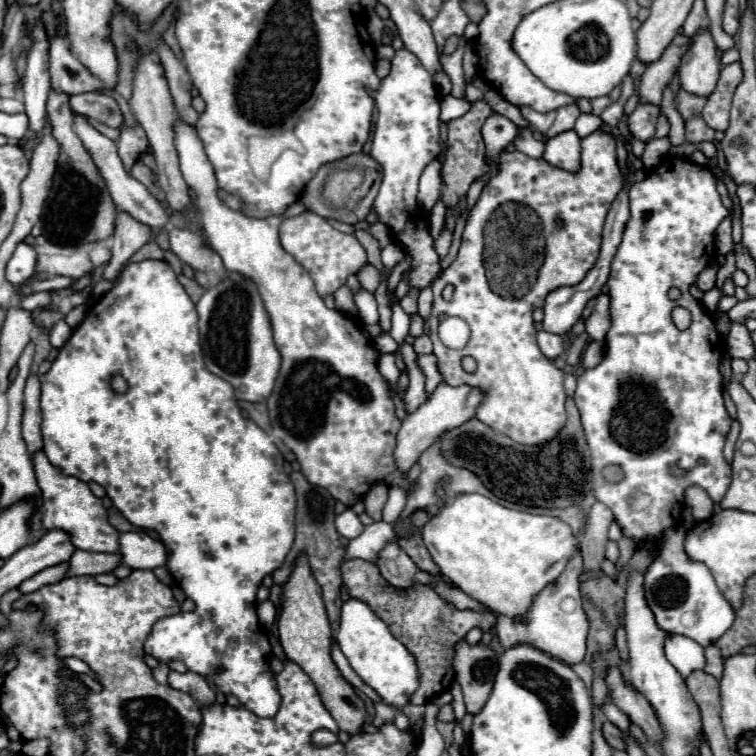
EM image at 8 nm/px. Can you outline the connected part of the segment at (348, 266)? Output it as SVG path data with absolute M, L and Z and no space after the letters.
M304 211L298 217L284 219L280 225L280 243L284 251L288 251L310 273L320 297L338 291L346 283L346 277L350 273L356 273L366 263L366 251L354 235L334 229L324 217L312 211Z

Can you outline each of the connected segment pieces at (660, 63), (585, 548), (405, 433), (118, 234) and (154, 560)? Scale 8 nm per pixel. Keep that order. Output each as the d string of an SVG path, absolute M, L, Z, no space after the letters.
M676 35L676 39L664 51L664 55L656 63L650 63L646 67L646 71L642 75L642 83L640 83L640 97L644 101L654 103L654 105L660 105L662 93L672 83L674 73L678 71L680 59L682 59L684 51L690 47L690 43L692 43L690 37Z
M596 501L588 513L588 529L580 541L584 573L602 571L602 561L606 559L606 543L608 543L608 527L614 523L612 511Z
M440 383L436 391L432 391L432 395L426 399L426 403L422 403L414 413L410 413L402 421L402 427L396 437L396 449L394 449L396 469L402 475L406 475L412 469L412 465L418 461L422 451L426 451L438 439L438 435L442 435L452 427L460 427L460 423L466 423L468 419L472 419L474 409L478 407L480 401L482 401L482 393L474 387L468 387L468 385L450 387L446 383Z
M118 213L116 217L116 229L114 229L114 245L112 245L112 259L108 261L108 265L104 267L102 279L106 281L114 281L122 267L130 261L130 257L152 239L152 233L146 225L138 223L136 219L132 219L126 213Z
M144 531L120 535L120 563L130 569L154 569L166 563L166 549L162 541L154 541Z

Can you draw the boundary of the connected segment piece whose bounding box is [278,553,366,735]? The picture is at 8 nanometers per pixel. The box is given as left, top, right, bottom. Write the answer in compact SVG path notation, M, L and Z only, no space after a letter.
M300 553L296 557L294 569L282 587L280 607L282 607L282 611L278 615L278 633L280 633L278 637L280 637L280 645L284 647L284 653L288 655L290 661L298 663L302 667L302 671L320 689L322 703L330 711L330 715L334 717L338 727L350 735L360 733L360 727L362 727L364 717L366 717L366 713L364 713L366 709L364 709L362 699L356 697L352 685L342 677L342 673L338 671L338 667L334 665L334 661L330 657L332 629L330 629L326 609L322 603L320 585L316 583L316 579L310 571L308 557L304 553Z

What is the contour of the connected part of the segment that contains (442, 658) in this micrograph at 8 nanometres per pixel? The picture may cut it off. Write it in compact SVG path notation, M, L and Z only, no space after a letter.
M352 559L342 563L342 579L348 587L350 597L364 601L392 631L392 635L410 649L416 657L416 665L420 671L420 685L410 695L410 703L422 705L432 701L436 695L444 693L450 683L454 683L454 647L464 635L478 627L482 631L492 631L494 617L488 613L474 613L474 611L458 611L450 603L444 603L430 587L412 587L412 589L396 589L388 585L374 563Z

